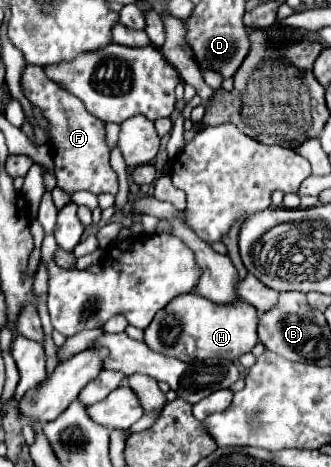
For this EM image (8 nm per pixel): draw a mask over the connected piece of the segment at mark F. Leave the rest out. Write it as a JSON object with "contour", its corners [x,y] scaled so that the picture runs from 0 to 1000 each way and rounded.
{"contour":[[[85,137],[66,150],[63,191],[97,227],[109,227],[151,270],[151,330],[163,343],[163,368],[175,381],[175,398],[199,415],[224,415],[236,407],[266,407],[278,415],[356,415],[356,377],[332,355],[332,321],[314,304],[320,278],[314,261],[278,248],[248,214],[218,206],[205,193],[175,188],[121,141]]]}

